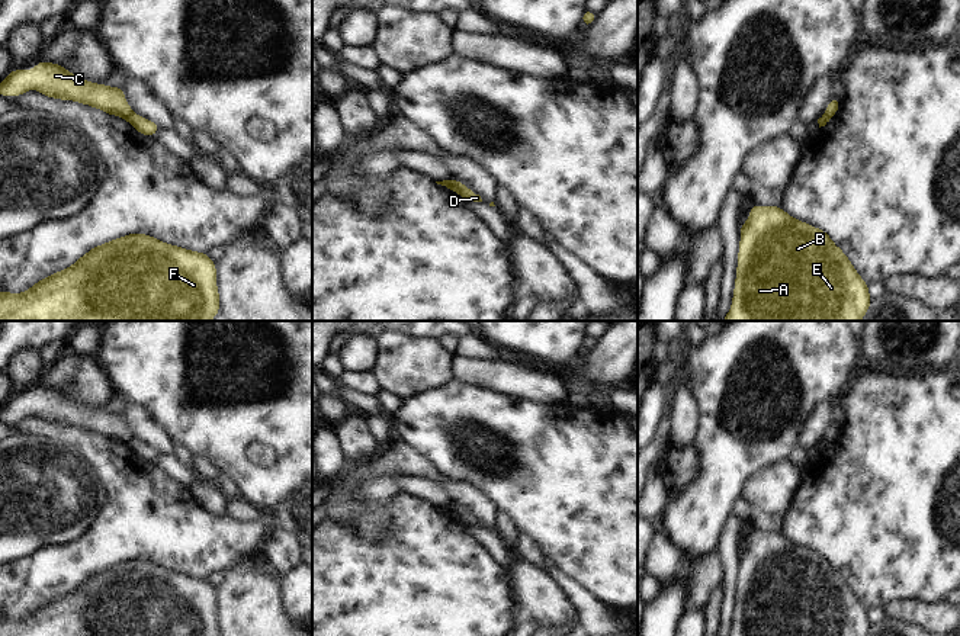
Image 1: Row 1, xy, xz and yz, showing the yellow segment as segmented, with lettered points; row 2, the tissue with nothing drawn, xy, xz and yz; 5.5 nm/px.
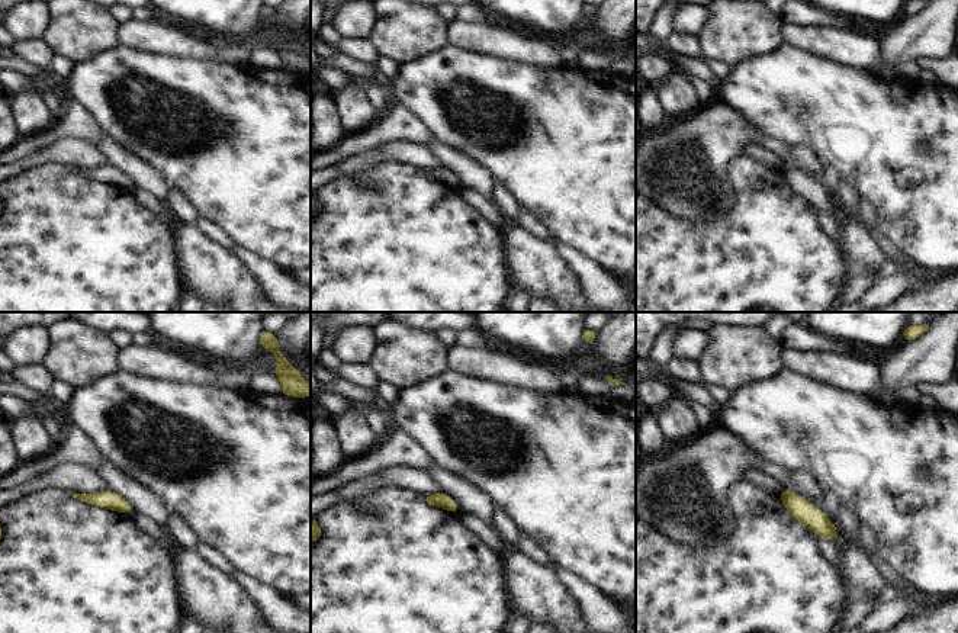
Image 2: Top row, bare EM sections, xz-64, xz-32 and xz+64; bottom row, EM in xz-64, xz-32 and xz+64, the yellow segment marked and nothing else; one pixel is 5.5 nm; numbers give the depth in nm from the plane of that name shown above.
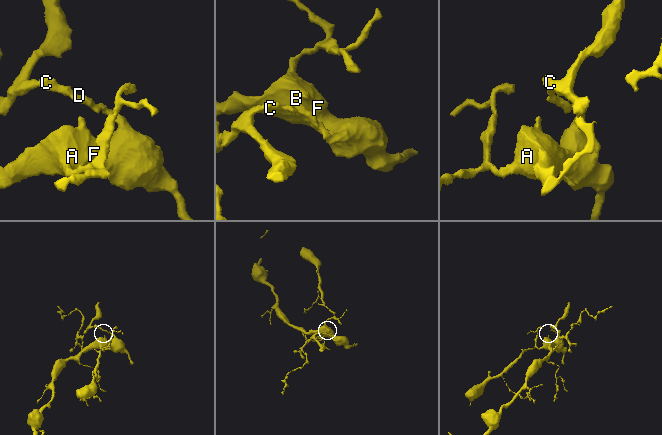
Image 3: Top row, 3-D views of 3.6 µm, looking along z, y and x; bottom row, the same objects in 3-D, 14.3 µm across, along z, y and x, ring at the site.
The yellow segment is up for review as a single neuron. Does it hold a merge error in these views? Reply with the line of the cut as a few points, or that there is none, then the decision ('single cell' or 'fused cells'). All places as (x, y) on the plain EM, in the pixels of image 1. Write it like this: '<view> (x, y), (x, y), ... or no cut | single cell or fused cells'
xz (452, 506), (456, 516) | fused cells

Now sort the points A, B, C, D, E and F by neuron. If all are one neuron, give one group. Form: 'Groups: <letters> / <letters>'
Groups: A B D E F / C.

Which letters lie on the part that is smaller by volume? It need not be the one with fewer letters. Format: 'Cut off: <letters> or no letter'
Cut off: C

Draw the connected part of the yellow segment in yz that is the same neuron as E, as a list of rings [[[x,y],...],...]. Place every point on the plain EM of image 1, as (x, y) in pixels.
[[[752,530],[748,546],[741,550],[731,636],[867,636],[871,629],[867,611],[825,556],[792,543],[781,533]]]

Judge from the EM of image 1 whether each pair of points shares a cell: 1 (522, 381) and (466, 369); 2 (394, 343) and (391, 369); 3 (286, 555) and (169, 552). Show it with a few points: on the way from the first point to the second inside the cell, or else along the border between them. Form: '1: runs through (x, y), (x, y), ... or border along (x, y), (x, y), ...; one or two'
1: runs through (509, 378), (480, 372); one
2: runs through (394, 349), (394, 363); one
3: border along (273, 526), (256, 556); two

